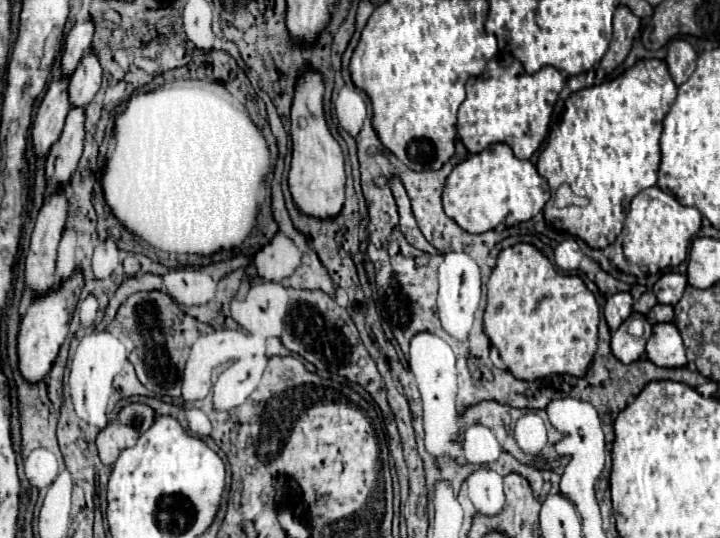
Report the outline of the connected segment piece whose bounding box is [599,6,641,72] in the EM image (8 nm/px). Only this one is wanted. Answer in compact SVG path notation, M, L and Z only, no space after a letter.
M619 6L615 10L613 40L611 40L611 46L609 46L607 54L603 56L599 64L605 72L615 70L627 58L627 54L631 50L631 44L633 44L633 36L639 30L639 26L641 26L641 20L627 6Z

